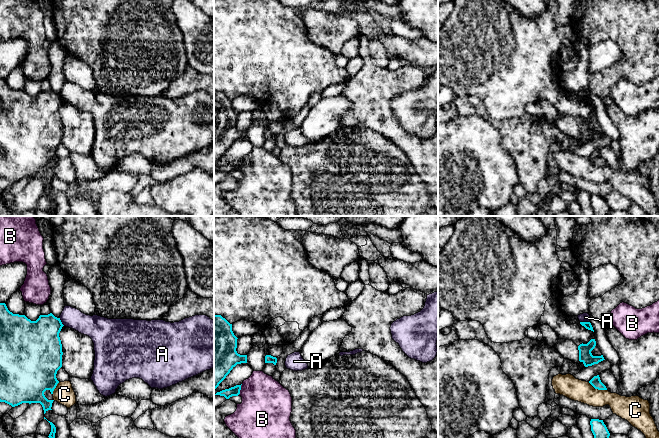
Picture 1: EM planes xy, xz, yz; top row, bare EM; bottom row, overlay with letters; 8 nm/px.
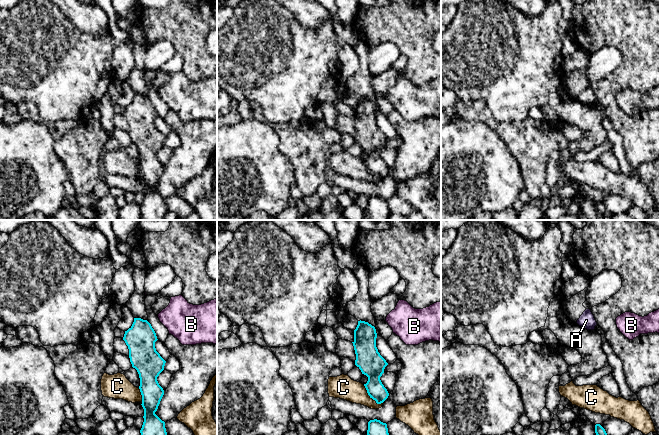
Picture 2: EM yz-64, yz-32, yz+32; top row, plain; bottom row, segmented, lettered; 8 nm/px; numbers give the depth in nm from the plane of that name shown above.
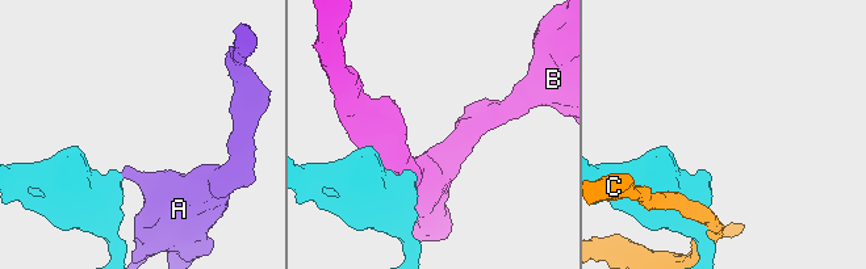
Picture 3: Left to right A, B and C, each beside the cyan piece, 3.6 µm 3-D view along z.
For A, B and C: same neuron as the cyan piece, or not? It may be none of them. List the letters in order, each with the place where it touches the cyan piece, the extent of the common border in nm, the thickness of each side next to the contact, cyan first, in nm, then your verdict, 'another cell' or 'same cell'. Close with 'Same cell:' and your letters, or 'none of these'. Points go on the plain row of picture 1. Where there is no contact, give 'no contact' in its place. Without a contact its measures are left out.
A: meets cyan in yz at (585, 98); contact 80 nm long; 60 nm thick on the cyan side, 80 nm on the other; another cell
B: meets cyan in xz at (240, 165); contact 90 nm long; 80 nm thick on the cyan side, 400 nm on the other; another cell
C: meets cyan in yz at (597, 164); contact 170 nm long; 80 nm thick on the cyan side, 180 nm on the other; another cell
Same cell: none of these

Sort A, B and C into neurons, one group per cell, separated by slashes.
A / B / C

